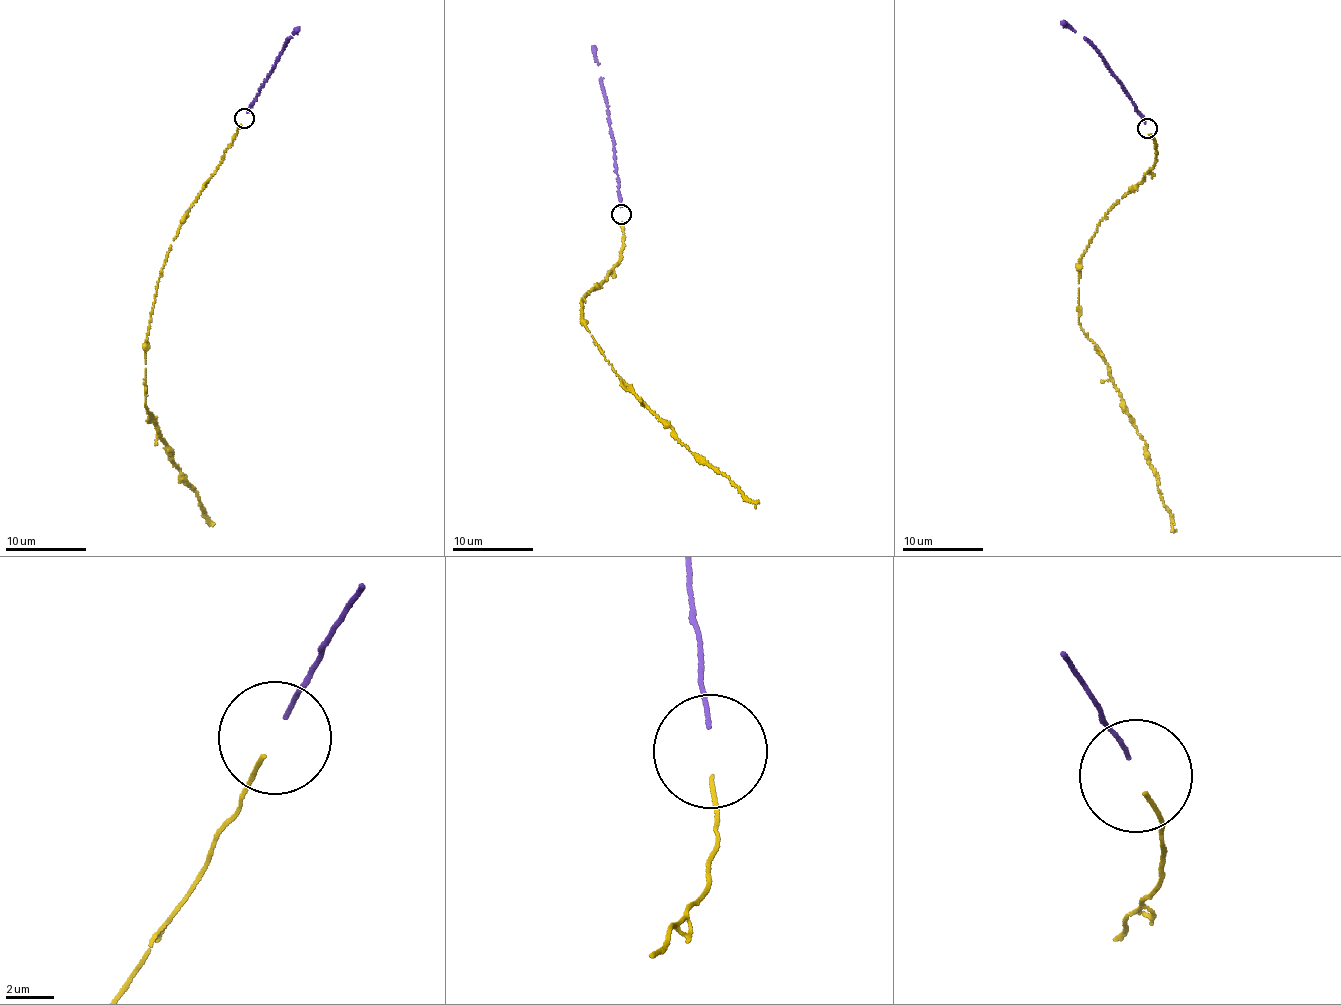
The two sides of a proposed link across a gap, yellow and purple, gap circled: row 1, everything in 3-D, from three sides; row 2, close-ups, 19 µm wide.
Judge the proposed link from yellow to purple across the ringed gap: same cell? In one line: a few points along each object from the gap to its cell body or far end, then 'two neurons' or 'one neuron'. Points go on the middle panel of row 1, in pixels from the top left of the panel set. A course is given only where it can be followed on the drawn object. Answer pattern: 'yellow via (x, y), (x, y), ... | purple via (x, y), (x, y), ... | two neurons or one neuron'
yellow via (622, 222), (622, 257), (581, 301), (584, 324), (606, 361), (644, 405), (756, 508) | purple via (620, 207), (595, 46) | one neuron

